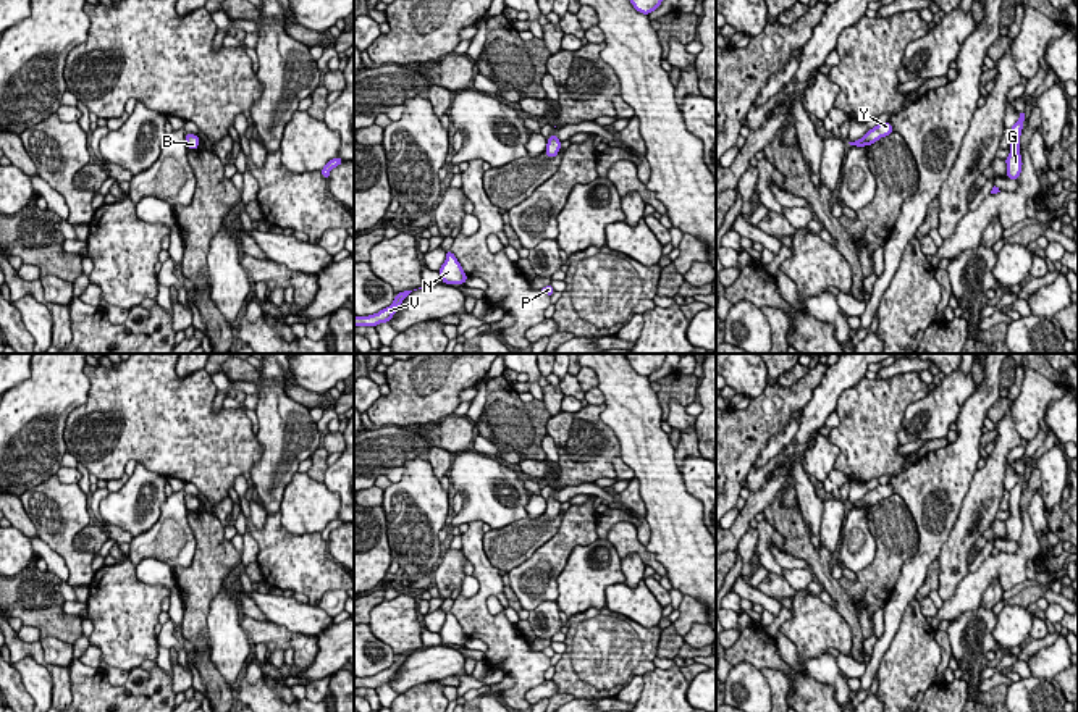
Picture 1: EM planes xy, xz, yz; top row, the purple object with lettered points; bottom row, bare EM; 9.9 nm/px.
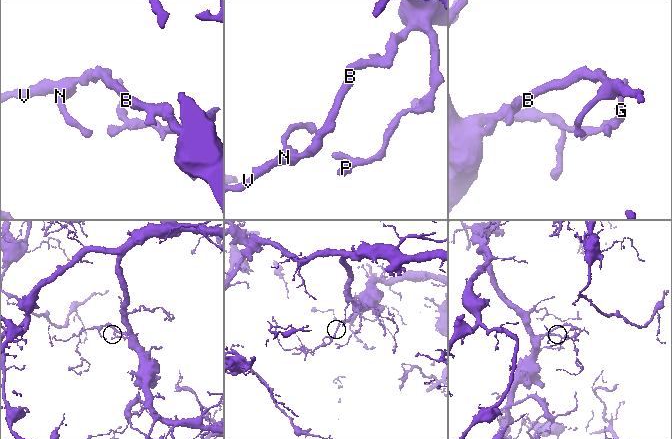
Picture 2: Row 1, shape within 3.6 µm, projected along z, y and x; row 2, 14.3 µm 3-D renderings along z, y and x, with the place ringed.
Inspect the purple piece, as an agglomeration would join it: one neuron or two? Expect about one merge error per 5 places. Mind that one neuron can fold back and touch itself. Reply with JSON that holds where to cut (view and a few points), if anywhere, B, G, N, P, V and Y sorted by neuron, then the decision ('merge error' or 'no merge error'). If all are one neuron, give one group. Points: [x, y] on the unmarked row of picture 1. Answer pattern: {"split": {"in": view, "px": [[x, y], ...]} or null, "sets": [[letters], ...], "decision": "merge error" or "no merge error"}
{"split": null, "sets": [["B", "G", "N", "P", "V", "Y"]], "decision": "no merge error"}

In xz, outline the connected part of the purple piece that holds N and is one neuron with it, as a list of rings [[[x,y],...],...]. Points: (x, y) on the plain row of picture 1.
[[[451,612],[446,614],[446,622],[438,635],[441,636],[443,646],[464,646],[469,639]]]

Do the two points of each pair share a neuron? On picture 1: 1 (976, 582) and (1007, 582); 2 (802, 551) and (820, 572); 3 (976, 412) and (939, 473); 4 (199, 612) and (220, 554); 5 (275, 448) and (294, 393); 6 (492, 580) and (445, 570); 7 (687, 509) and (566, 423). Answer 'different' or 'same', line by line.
1: same
2: same
3: same
4: same
5: different
6: different
7: different

